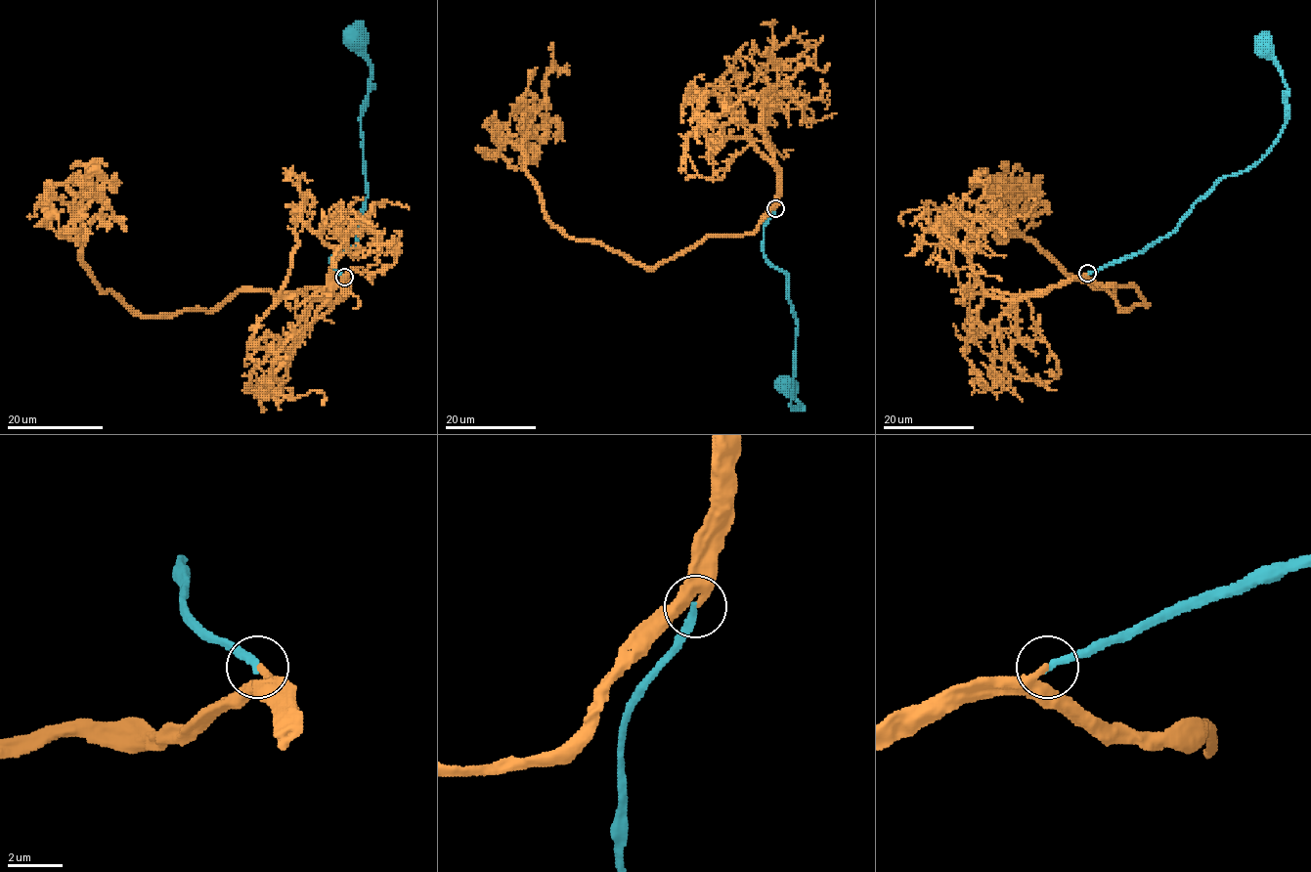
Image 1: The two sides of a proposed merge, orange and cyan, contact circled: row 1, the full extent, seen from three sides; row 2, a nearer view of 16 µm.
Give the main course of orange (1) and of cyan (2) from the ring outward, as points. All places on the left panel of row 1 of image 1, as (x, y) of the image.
1: (344, 277), (332, 287), (240, 289), (215, 308), (137, 316), (96, 283), (77, 241), (104, 207), (125, 232)
2: (344, 277), (330, 259), (356, 242), (367, 196), (361, 110), (371, 83), (355, 36)

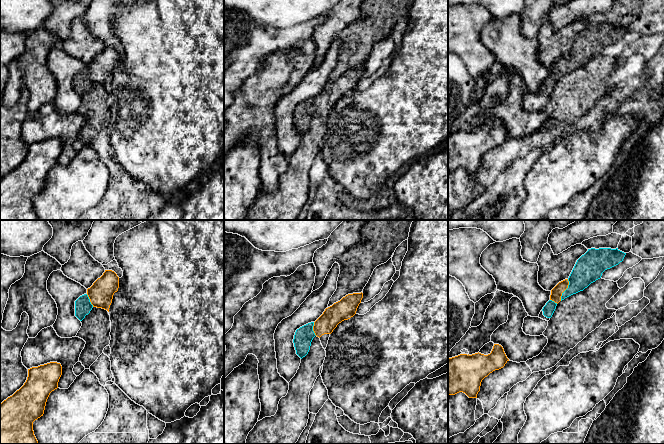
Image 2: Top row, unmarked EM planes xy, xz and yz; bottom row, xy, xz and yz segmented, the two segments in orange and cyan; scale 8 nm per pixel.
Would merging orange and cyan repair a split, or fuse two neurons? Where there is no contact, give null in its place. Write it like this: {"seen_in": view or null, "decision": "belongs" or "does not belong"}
{"seen_in": "yz", "decision": "belongs"}

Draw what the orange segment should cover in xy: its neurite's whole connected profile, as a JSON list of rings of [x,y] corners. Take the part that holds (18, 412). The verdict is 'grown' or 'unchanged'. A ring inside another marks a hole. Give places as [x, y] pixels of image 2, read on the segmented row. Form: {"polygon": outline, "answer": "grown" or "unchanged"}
{"polygon": [[[57,362],[28,369],[24,385],[0,403],[0,444],[38,444],[33,422],[43,416],[47,399],[50,393],[58,388],[61,375],[62,366]]], "answer": "unchanged"}

